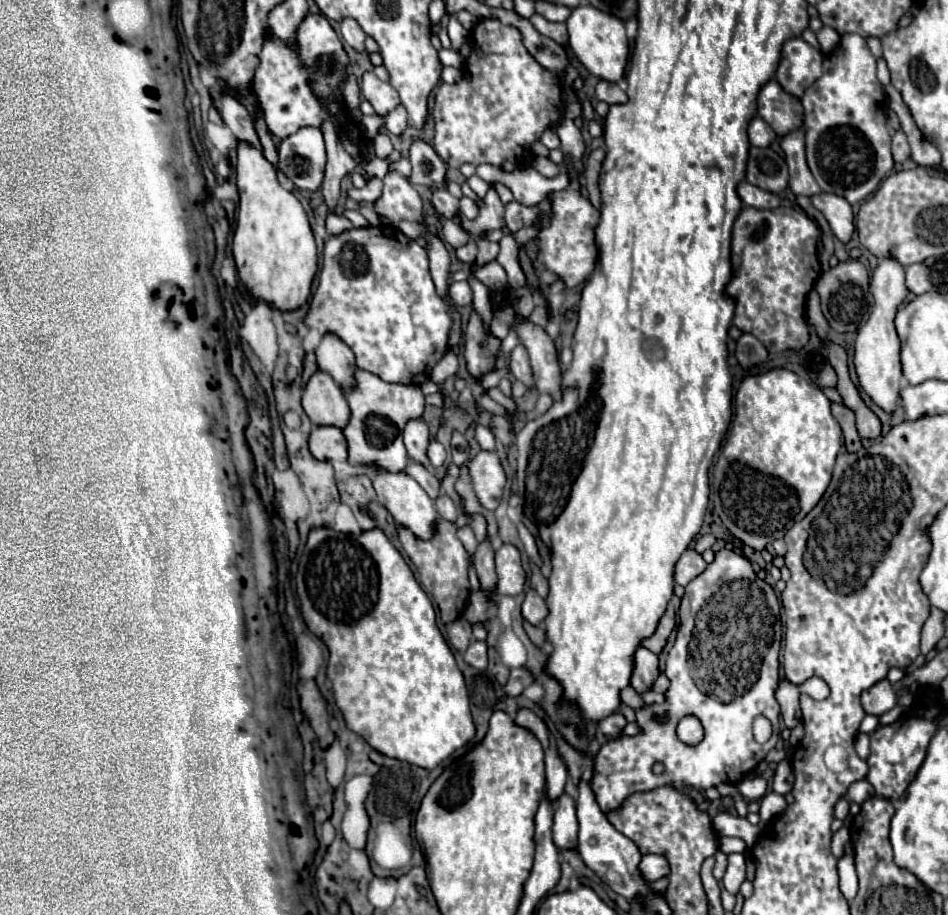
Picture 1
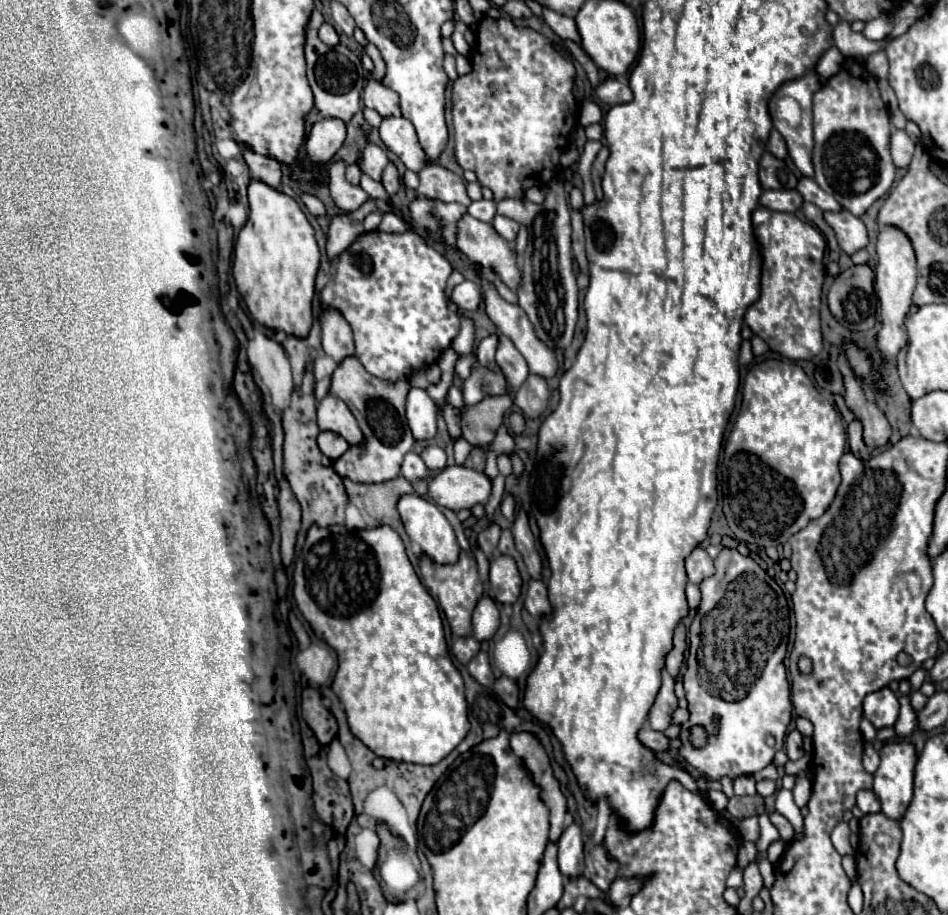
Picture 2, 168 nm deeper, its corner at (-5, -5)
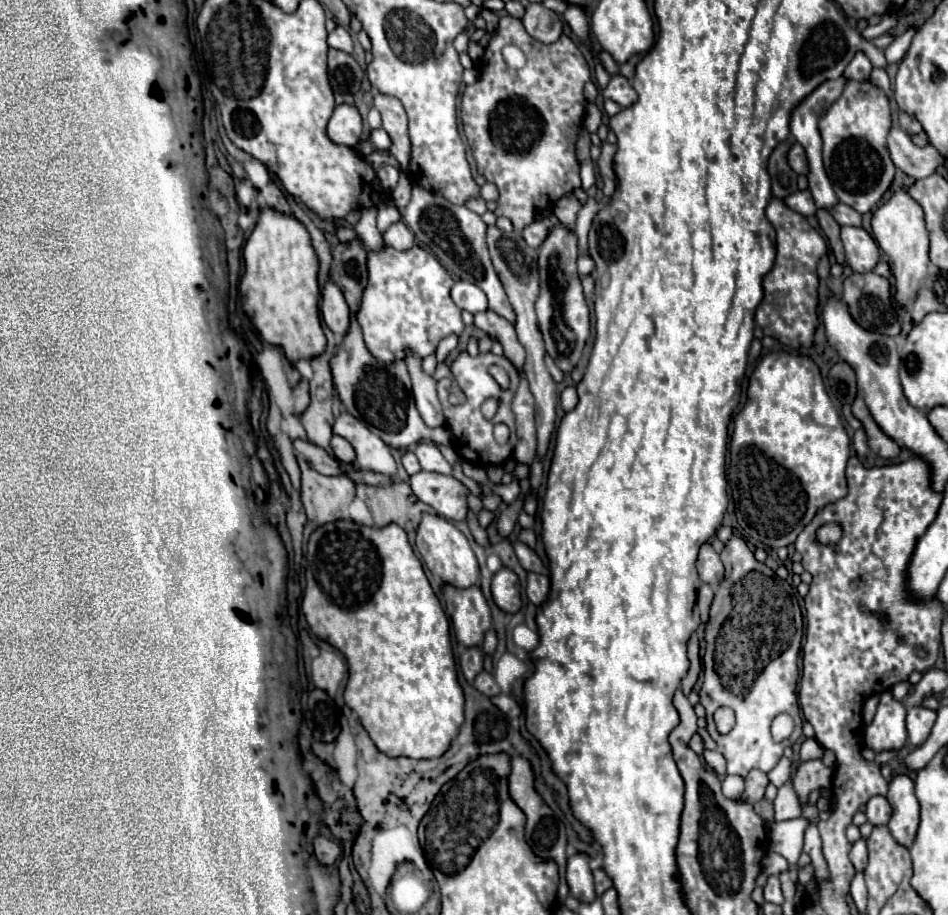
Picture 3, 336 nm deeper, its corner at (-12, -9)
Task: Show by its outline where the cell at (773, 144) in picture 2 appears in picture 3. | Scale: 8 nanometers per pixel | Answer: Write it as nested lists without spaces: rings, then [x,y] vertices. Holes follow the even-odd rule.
[[[792,141],[790,149],[788,149],[788,163],[790,167],[796,171],[796,173],[806,173],[806,155],[804,155],[804,149],[798,141]]]

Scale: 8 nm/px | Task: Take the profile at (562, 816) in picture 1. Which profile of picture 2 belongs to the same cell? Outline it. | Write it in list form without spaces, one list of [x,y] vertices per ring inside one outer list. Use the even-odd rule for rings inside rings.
[[[571,823],[557,841],[559,847],[559,869],[569,879],[577,879],[585,873],[583,861],[583,831],[579,825]]]

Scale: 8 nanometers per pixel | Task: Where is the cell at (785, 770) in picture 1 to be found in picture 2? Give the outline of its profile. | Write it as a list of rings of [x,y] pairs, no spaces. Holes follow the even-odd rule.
[[[781,789],[777,793],[777,813],[781,813],[783,817],[787,817],[791,821],[791,825],[795,827],[795,839],[803,839],[803,815],[801,809],[795,805],[791,791]]]

